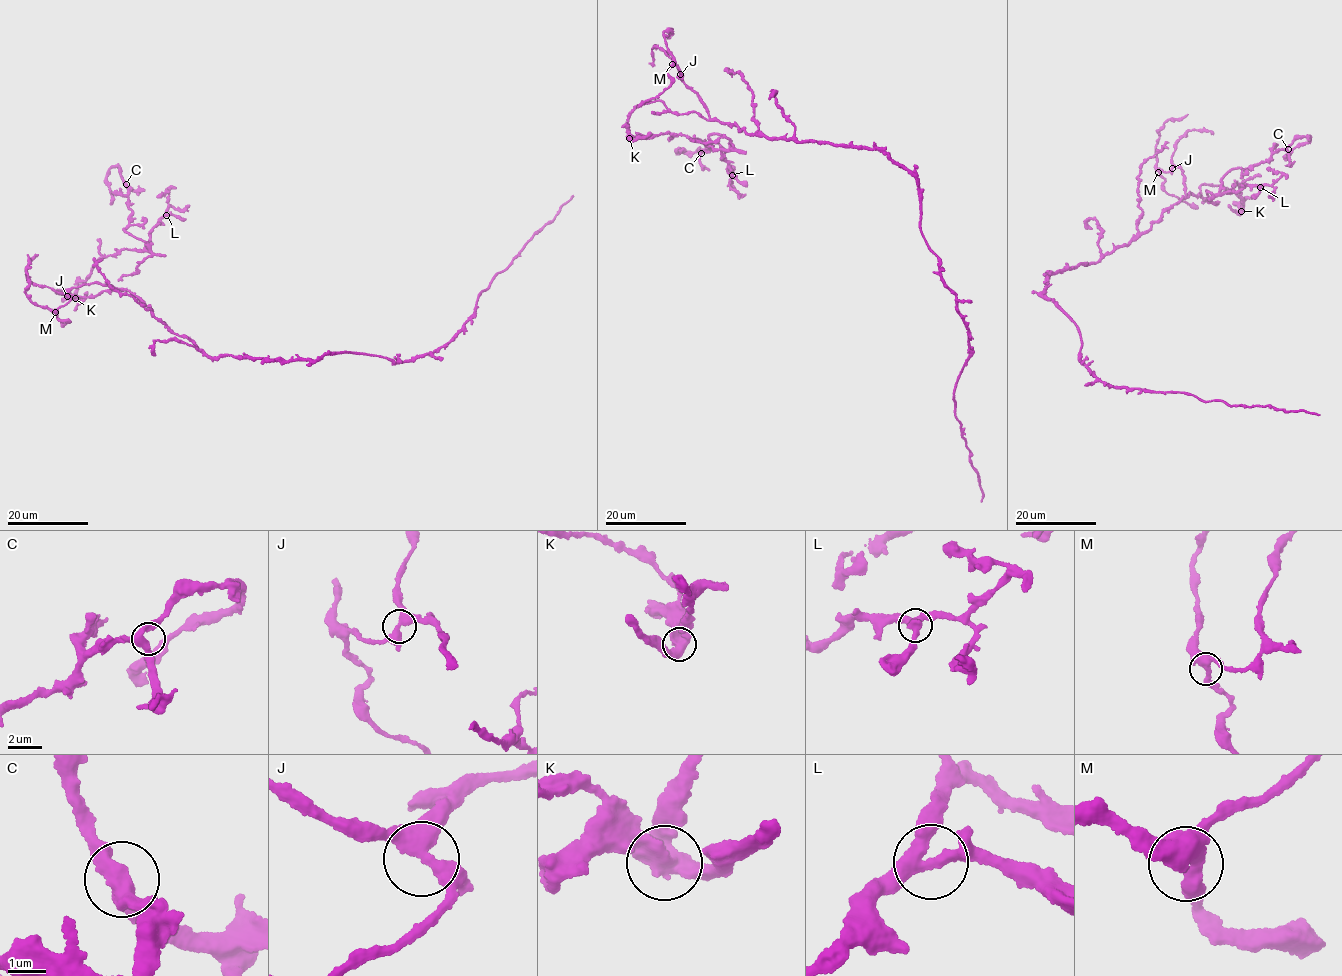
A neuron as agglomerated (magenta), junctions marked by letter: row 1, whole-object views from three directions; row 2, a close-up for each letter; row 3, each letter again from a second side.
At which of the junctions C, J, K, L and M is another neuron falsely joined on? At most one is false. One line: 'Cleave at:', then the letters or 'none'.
Cleave at: K

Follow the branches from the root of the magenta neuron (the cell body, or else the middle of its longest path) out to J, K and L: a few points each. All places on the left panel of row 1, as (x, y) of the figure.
J: (212, 357), (200, 352), (187, 337), (170, 332), (129, 291), (86, 283), (67, 296)
K: (212, 357), (170, 332), (129, 291), (116, 288), (87, 297), (58, 292), (64, 290), (74, 299)
L: (212, 357), (170, 332), (129, 291), (58, 293), (74, 293), (105, 257), (142, 251), (166, 215)

